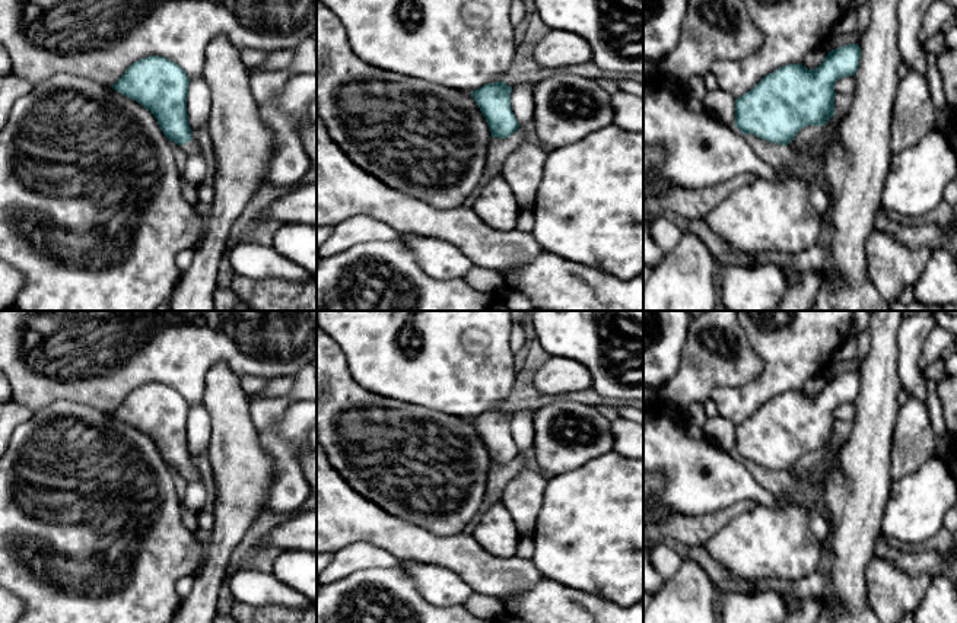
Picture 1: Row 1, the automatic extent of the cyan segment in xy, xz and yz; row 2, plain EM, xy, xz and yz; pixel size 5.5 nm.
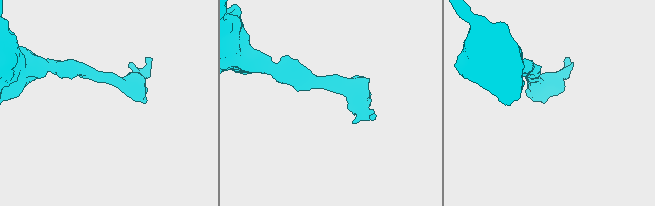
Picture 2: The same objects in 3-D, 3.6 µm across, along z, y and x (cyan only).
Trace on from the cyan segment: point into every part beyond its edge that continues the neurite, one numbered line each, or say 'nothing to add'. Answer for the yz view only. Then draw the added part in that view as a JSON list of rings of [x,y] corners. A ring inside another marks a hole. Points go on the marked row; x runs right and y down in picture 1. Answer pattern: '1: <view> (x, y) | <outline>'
1: yz (820, 149) | [[[832,117],[826,124],[820,125],[818,140],[808,146],[808,155],[820,163],[823,158],[829,158],[830,149],[837,137],[842,118]]]

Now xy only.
1: xy (191, 148) | [[[193,139],[191,142],[181,144],[179,146],[182,149],[182,152],[190,156],[190,155],[195,155],[200,153],[201,155],[201,149],[198,146],[198,143]]]

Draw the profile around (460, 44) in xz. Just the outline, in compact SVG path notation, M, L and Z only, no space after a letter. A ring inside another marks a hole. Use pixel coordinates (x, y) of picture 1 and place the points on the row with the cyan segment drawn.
M319 0L343 23L356 55L387 73L426 80L455 90L476 90L503 82L518 42L511 22L512 0Z

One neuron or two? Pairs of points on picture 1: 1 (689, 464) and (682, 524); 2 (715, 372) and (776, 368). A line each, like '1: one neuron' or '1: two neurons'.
1: two neurons
2: two neurons

